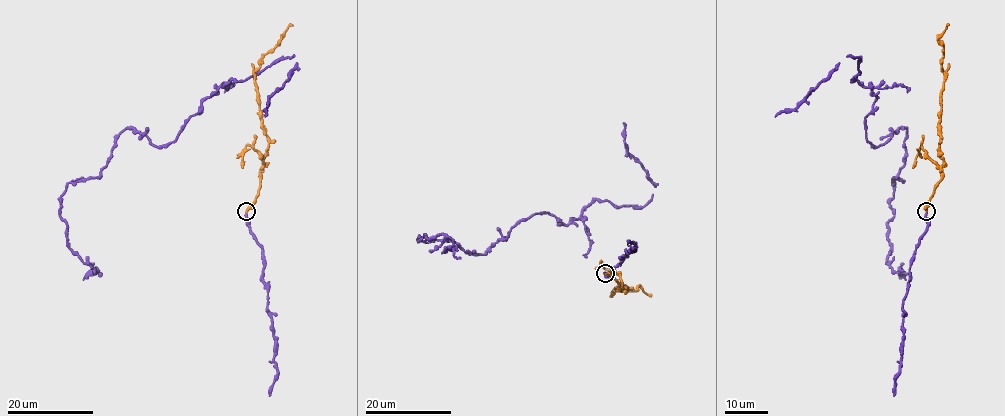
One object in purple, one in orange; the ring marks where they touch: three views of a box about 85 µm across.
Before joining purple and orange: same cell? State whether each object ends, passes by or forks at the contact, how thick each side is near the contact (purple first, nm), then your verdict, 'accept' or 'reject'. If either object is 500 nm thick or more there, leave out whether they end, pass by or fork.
purple ends there; orange ends there; 240 nm thick on the purple side, 320 nm on the other; accept

